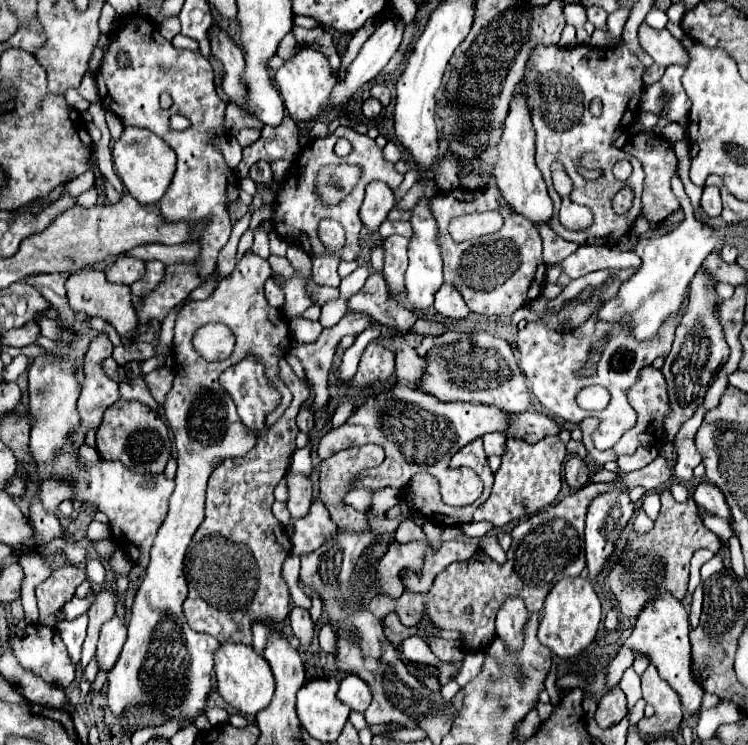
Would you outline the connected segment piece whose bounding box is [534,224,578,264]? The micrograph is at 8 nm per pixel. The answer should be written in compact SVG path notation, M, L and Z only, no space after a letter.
M534 224L542 242L544 242L544 262L546 264L554 264L554 262L560 262L564 260L566 256L574 254L576 252L576 244L572 242L566 242L564 238L560 238L556 232L552 232L546 224Z

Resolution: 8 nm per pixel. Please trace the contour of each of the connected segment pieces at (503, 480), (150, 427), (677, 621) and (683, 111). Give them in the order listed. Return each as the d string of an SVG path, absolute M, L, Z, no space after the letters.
M548 436L538 444L526 444L524 440L508 440L506 452L502 456L502 466L494 474L494 488L490 498L474 510L476 522L490 522L496 528L506 526L512 520L530 516L544 506L550 506L562 486L562 460L566 456L566 446L558 436Z
M114 402L96 430L96 450L102 459L119 460L132 472L138 474L160 474L170 460L170 438L168 428L158 412L140 402Z
M662 592L660 596L650 600L640 610L632 636L620 648L620 654L616 654L616 658L610 660L608 670L606 670L606 686L614 686L614 684L620 682L622 672L632 664L632 650L640 650L640 652L646 652L650 656L650 660L658 668L660 676L664 680L668 680L672 684L672 688L680 694L682 706L688 712L698 712L700 710L700 700L702 700L702 688L692 680L688 632L690 632L690 622L688 622L686 608L670 592Z
M686 66L666 68L662 80L644 88L640 108L654 112L662 118L686 120L688 118L688 96L682 88L684 72L686 72Z

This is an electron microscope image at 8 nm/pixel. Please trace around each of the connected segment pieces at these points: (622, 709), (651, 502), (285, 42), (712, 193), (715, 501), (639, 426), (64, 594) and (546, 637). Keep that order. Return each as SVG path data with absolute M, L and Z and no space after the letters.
M620 686L608 688L604 690L604 694L600 696L598 702L598 710L596 710L596 724L600 728L610 728L614 724L618 724L624 716L626 716L626 696L622 692Z
M652 492L652 494L646 494L642 498L642 510L646 512L646 516L650 520L656 520L658 514L660 514L660 494L658 492Z
M286 34L282 40L280 40L280 46L278 46L278 56L282 58L282 60L286 60L286 58L290 58L292 54L296 54L298 52L298 42L296 42L296 38L294 38L294 34Z
M706 186L702 200L700 200L702 210L710 218L718 218L722 214L722 200L720 200L720 190L716 186Z
M700 482L696 492L694 492L694 500L696 504L700 504L708 514L712 516L718 516L718 518L724 518L732 524L732 516L730 516L730 510L728 510L728 504L724 500L724 494L720 492L720 488L708 484L708 482Z
M654 366L644 368L644 372L640 372L640 380L628 390L628 400L630 400L632 408L638 412L638 422L636 422L636 426L634 426L632 430L628 430L628 432L622 436L622 440L620 440L612 450L600 452L600 450L596 450L594 444L592 444L592 432L594 432L594 429L599 425L597 418L588 417L580 422L580 428L582 428L582 434L584 434L584 440L582 440L582 442L584 442L588 454L594 458L594 462L596 462L598 466L604 466L608 460L618 460L618 458L624 456L624 454L634 454L640 446L646 446L646 448L650 448L650 446L660 446L660 444L664 444L664 440L666 440L664 420L666 420L666 416L668 416L668 412L670 412L670 400L668 400L666 380L662 372L656 370Z
M62 566L56 572L50 574L48 580L36 586L36 598L38 598L38 610L40 610L40 624L48 624L50 628L56 624L56 612L62 610L62 606L74 596L74 590L84 582L84 570L78 566Z
M564 578L556 582L544 600L544 610L540 614L538 640L560 658L574 658L582 654L594 640L600 626L600 600L588 578Z

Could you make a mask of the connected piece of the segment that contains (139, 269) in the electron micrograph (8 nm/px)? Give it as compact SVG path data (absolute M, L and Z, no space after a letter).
M120 254L116 264L112 264L106 270L106 278L110 282L120 282L120 284L126 284L126 286L132 286L144 274L146 274L146 262L130 256L130 254Z

